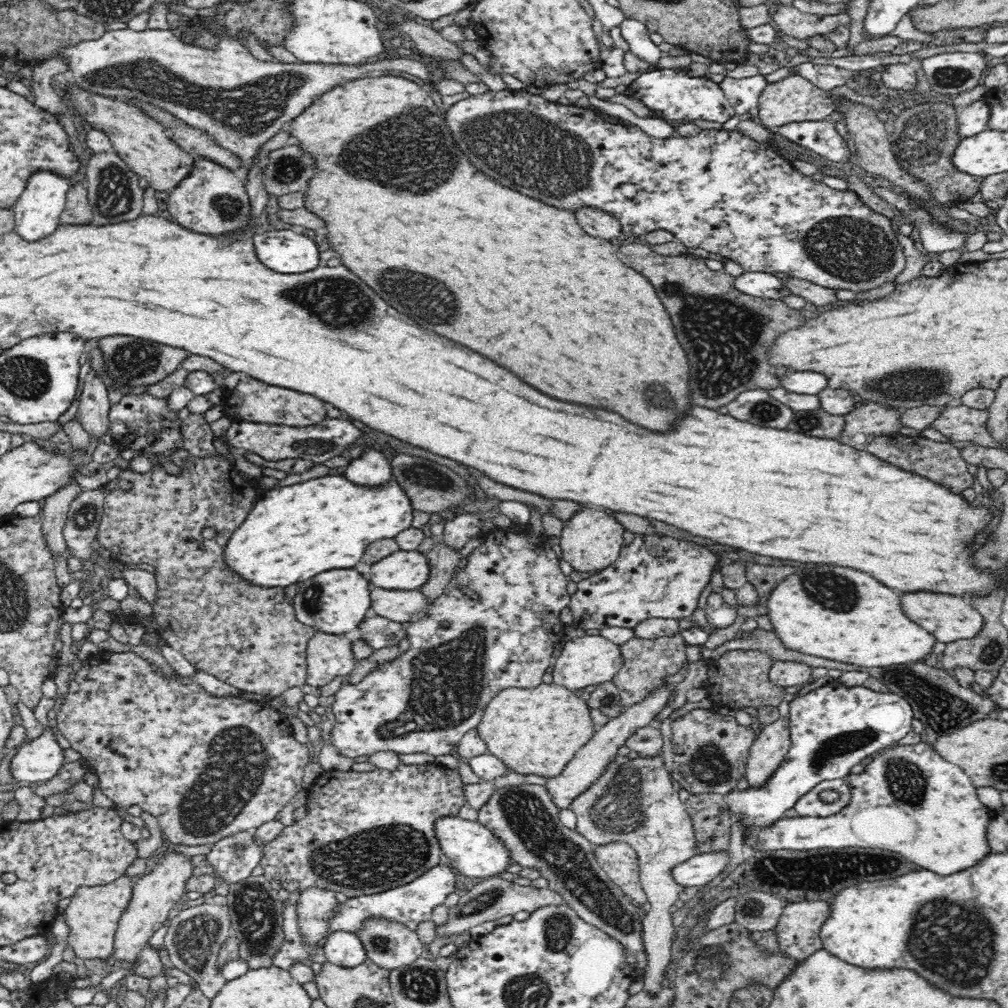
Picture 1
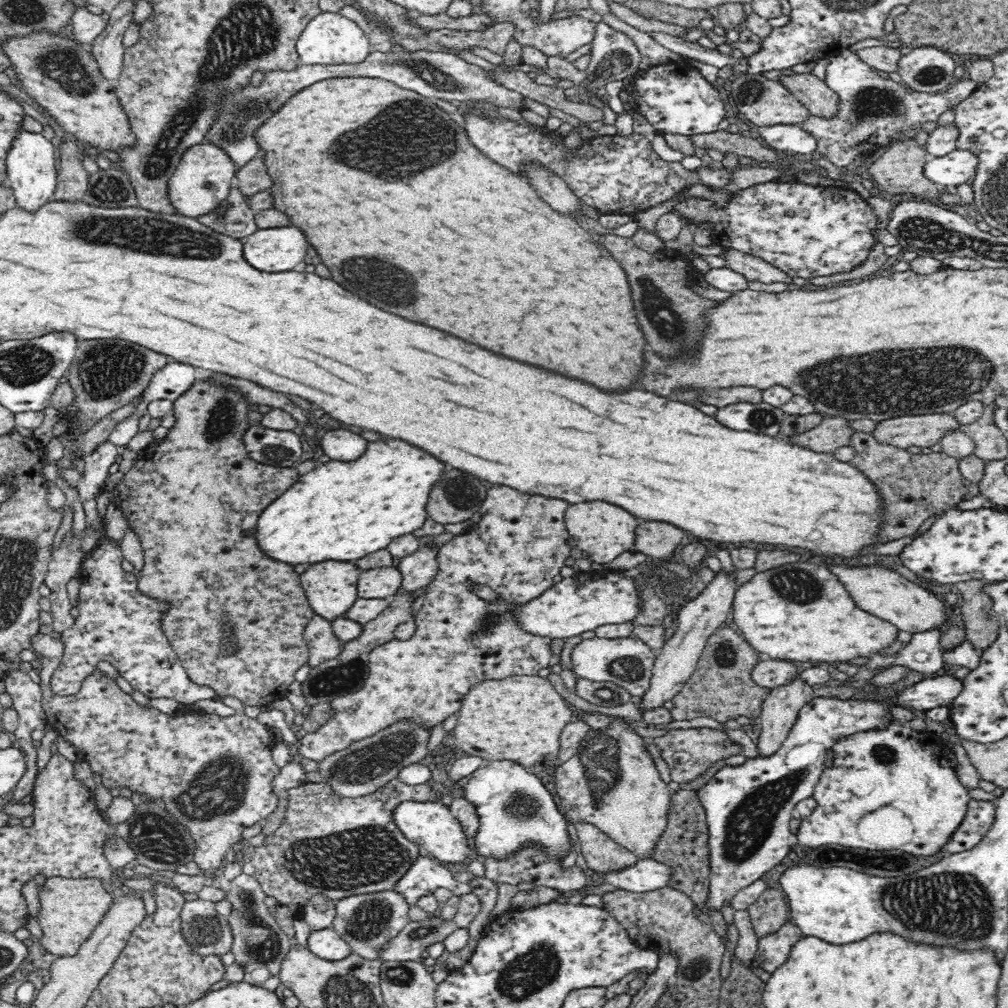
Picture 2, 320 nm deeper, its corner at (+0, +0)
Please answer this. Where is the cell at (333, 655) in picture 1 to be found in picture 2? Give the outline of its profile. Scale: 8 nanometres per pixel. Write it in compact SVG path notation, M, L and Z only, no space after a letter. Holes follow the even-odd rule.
M314 614L308 624L304 626L302 636L309 649L308 664L314 668L325 660L332 660L340 654L343 642L340 641L332 630L331 621Z

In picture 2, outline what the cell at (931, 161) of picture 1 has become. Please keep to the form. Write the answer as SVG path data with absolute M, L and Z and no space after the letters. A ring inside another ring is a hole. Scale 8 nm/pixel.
M904 139L892 143L885 149L883 154L872 162L872 165L865 169L864 175L874 181L882 190L891 194L902 194L910 192L922 199L933 201L938 198L938 190L941 186L924 177L924 166L928 161L928 154L924 146L918 146L914 139Z

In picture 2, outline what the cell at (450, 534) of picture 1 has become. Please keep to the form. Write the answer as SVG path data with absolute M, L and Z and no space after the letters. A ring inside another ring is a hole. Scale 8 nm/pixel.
M427 544L414 554L401 559L396 569L402 575L402 582L394 595L398 593L413 593L434 580L436 572L438 572L436 552L438 552L438 549L428 547Z

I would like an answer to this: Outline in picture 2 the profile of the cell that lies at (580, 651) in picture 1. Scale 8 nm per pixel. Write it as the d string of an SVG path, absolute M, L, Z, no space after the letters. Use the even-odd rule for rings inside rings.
M637 637L625 638L590 638L582 640L571 654L573 671L579 678L594 682L613 682L625 688L633 699L640 699L650 688L657 651L648 647L642 639Z

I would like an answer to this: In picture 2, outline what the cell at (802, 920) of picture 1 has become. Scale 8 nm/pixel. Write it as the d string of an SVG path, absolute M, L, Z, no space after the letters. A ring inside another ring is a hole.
M786 923L774 934L761 938L753 960L754 966L774 972L788 960L792 946L804 935L798 926Z

